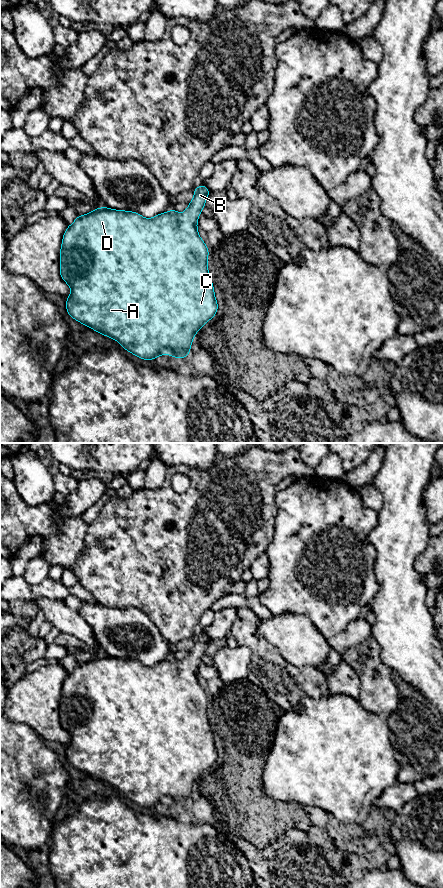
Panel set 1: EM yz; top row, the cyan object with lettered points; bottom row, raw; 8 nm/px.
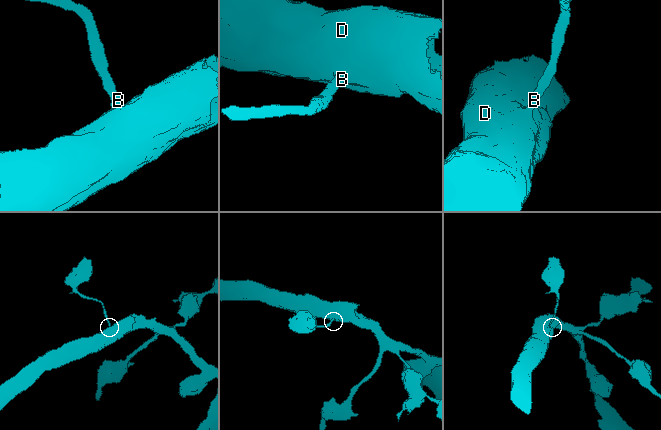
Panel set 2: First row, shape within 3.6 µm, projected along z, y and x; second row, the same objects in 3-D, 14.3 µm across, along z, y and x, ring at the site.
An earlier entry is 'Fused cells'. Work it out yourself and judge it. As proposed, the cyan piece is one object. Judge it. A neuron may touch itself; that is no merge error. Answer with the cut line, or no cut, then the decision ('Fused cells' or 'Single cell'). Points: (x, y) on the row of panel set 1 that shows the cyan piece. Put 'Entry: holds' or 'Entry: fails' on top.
Entry: fails
No split. Single cell

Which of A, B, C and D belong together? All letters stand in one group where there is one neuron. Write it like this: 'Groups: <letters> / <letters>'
Groups: A B C D

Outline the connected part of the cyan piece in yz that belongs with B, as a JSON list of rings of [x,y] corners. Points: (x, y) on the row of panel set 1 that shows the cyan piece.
[[[202,184],[194,189],[194,199],[189,203],[185,213],[176,212],[173,208],[171,211],[158,214],[151,219],[146,219],[137,212],[113,210],[107,207],[94,209],[86,215],[79,215],[73,224],[67,227],[60,251],[60,276],[71,288],[71,294],[66,299],[68,314],[99,334],[118,341],[125,350],[141,359],[154,360],[163,354],[174,358],[186,358],[189,355],[193,337],[206,322],[215,316],[218,310],[214,287],[207,267],[209,251],[198,234],[196,224],[210,193],[208,188]]]

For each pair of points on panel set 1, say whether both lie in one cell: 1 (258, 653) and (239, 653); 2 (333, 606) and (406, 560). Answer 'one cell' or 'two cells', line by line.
1: two cells
2: two cells

